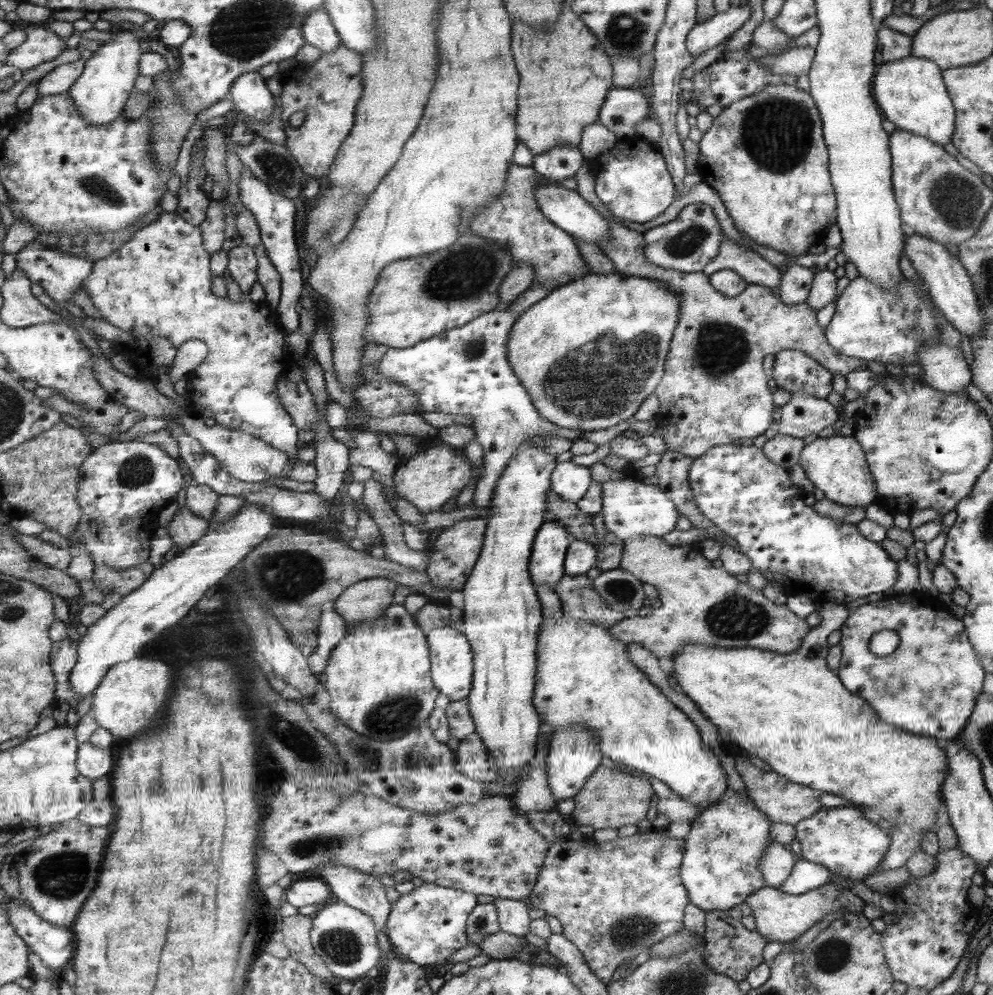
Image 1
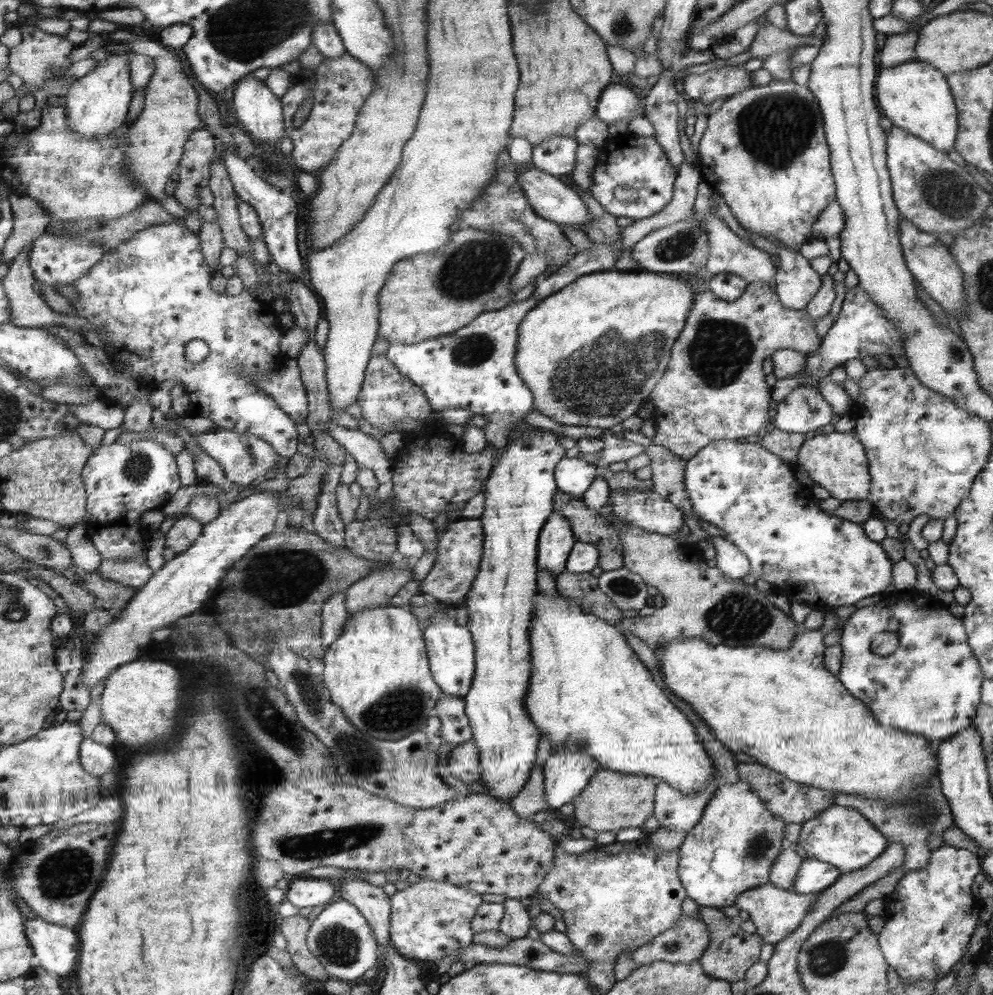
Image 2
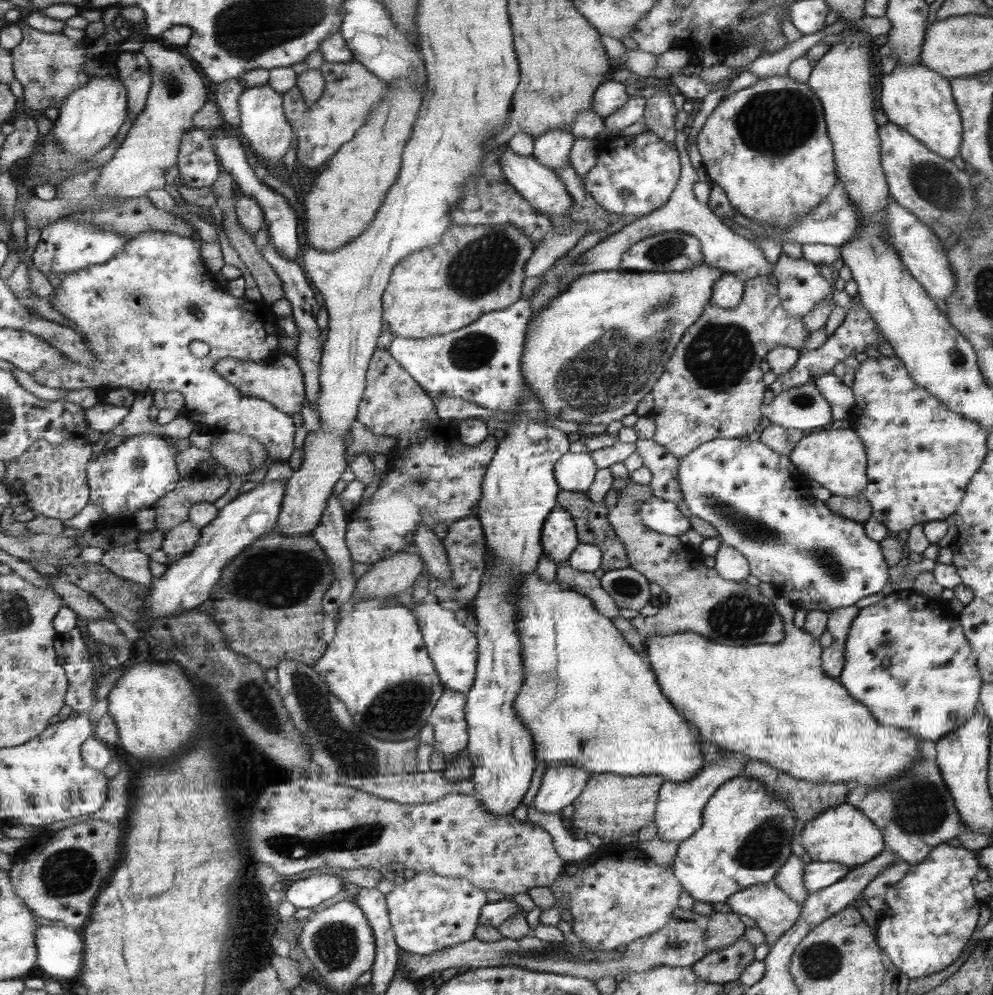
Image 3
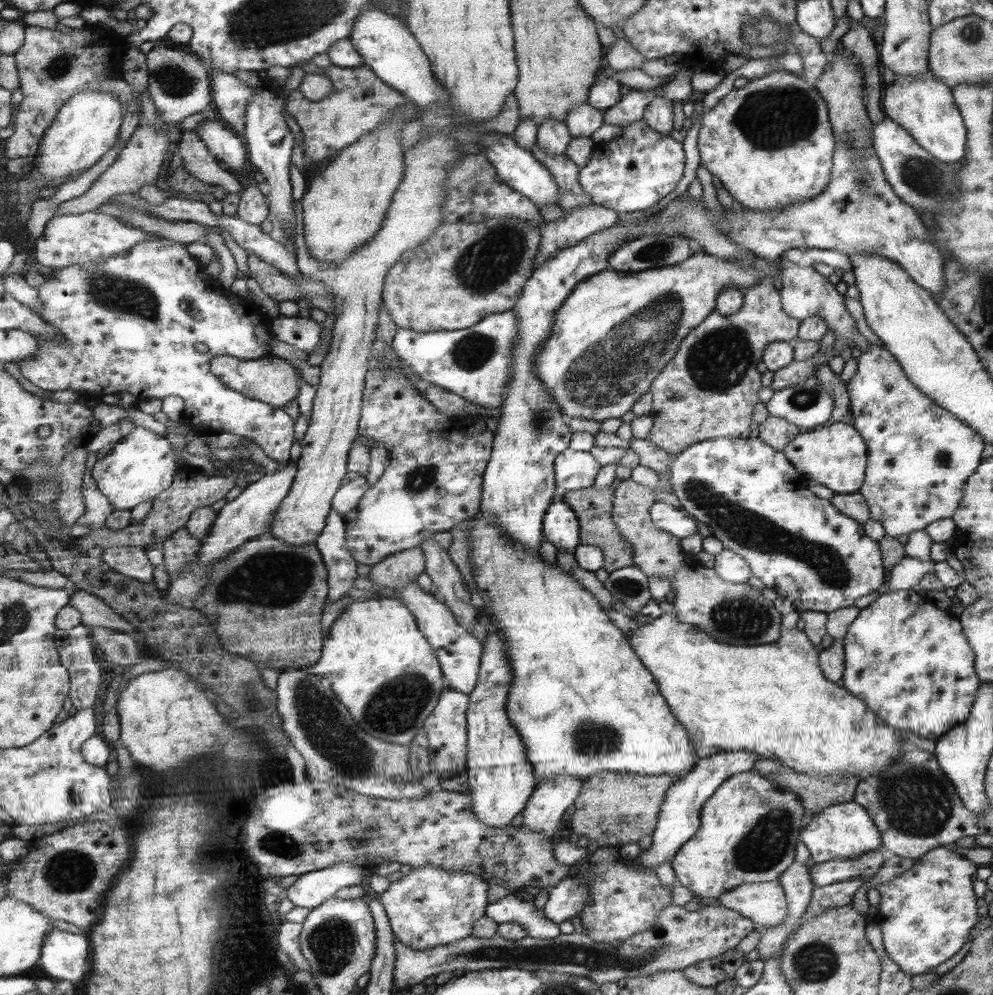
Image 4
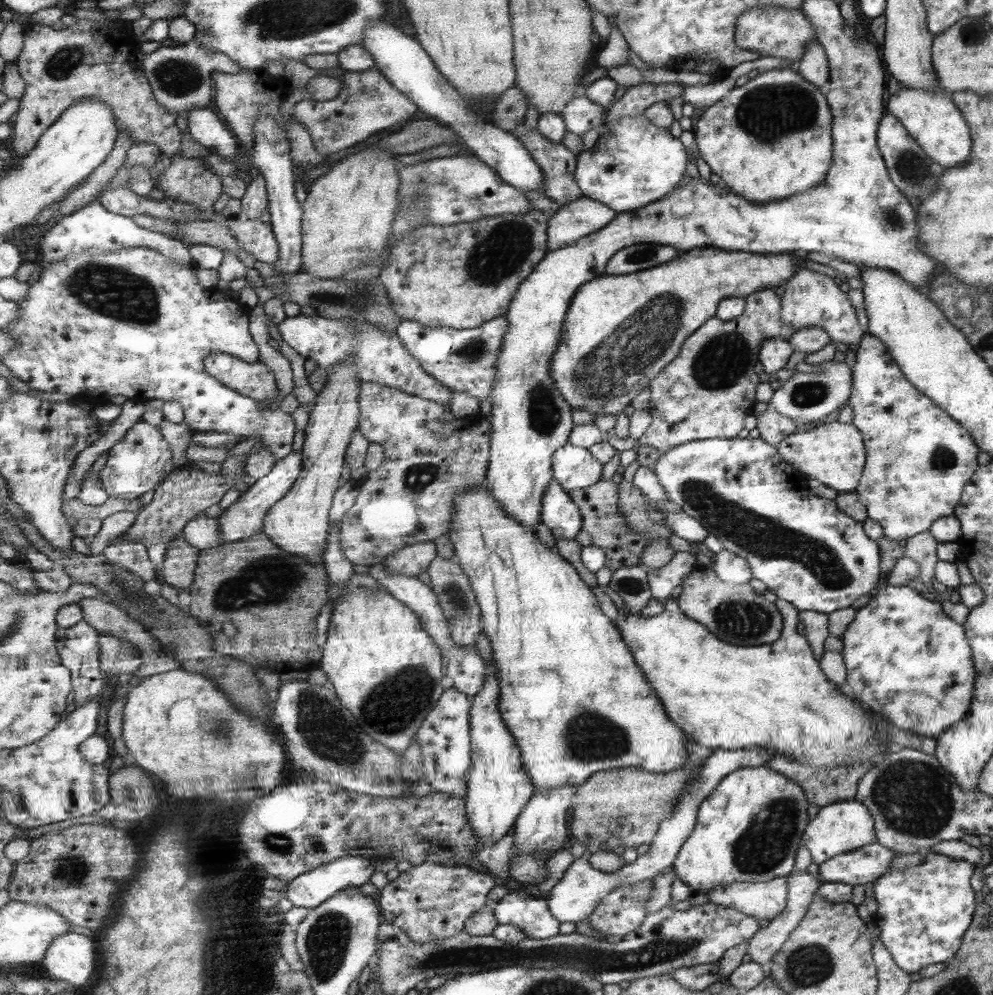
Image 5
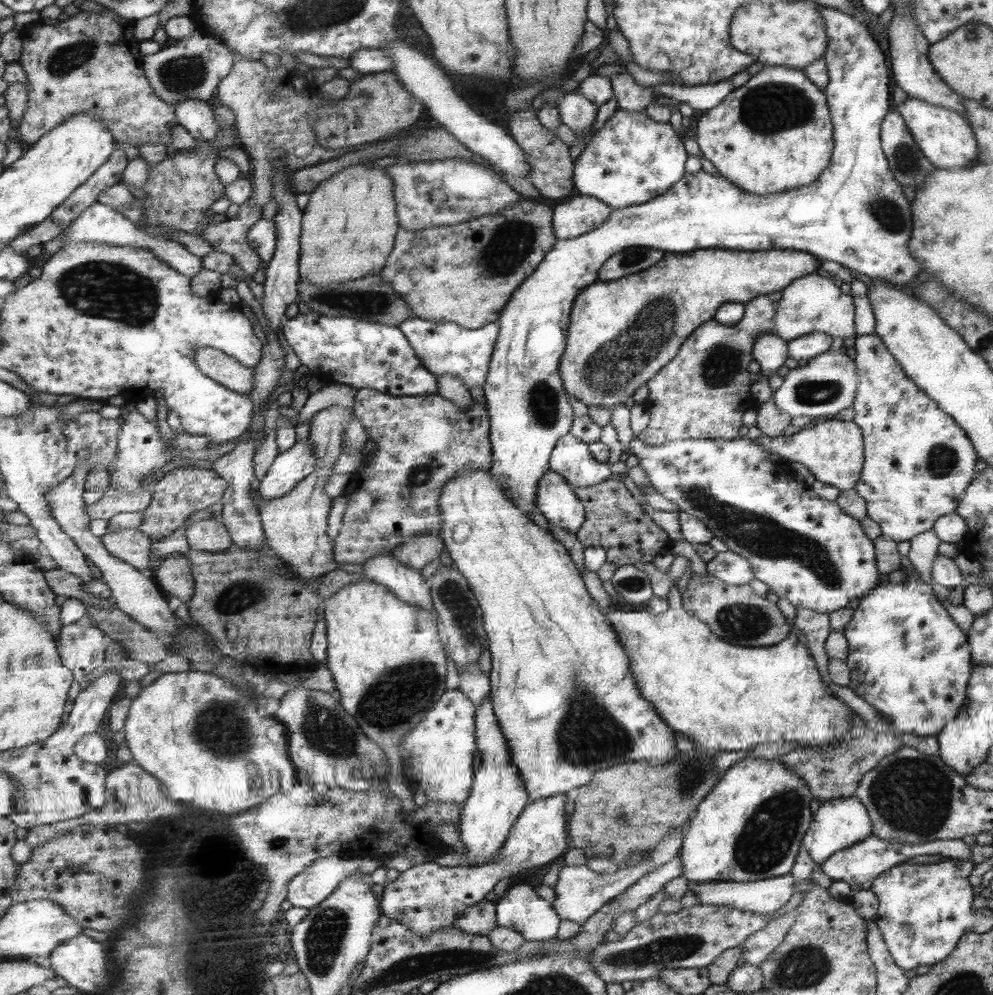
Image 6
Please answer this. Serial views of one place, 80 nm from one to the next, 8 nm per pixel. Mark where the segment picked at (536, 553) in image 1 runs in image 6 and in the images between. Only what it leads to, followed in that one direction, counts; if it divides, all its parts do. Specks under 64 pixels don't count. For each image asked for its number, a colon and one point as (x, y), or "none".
2: (556, 539)
3: (559, 538)
4: (560, 527)
5: (559, 514)
6: (557, 503)

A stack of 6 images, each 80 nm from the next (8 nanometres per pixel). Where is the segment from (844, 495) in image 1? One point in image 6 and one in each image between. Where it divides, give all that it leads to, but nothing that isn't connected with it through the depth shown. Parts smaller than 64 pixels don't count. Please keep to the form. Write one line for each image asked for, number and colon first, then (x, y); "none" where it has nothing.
2: (835, 461)
3: (834, 458)
4: (834, 456)
5: (833, 454)
6: (833, 451)

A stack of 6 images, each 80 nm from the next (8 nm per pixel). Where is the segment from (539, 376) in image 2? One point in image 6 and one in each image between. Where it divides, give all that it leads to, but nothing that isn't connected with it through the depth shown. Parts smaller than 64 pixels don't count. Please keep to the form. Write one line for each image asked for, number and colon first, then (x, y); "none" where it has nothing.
3: (590, 355)
4: (614, 333)
5: (621, 330)
6: (621, 332)

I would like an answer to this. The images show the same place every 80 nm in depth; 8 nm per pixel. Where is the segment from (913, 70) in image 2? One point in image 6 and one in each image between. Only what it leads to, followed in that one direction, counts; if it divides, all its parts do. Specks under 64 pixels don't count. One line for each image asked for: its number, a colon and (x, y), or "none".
3: (918, 100)
4: (923, 106)
5: (931, 119)
6: (945, 137)

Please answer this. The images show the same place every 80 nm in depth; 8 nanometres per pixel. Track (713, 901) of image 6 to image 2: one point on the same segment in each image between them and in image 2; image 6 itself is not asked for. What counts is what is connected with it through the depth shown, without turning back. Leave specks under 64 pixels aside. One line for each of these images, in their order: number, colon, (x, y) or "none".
2: (776, 913)
3: (763, 905)
4: (763, 904)
5: (764, 900)

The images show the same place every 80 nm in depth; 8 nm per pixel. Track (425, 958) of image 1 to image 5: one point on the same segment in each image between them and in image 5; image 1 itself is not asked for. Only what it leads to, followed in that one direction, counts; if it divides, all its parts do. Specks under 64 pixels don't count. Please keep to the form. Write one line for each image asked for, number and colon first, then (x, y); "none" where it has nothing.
2: (430, 920)
3: (428, 912)
4: (428, 907)
5: (429, 902)

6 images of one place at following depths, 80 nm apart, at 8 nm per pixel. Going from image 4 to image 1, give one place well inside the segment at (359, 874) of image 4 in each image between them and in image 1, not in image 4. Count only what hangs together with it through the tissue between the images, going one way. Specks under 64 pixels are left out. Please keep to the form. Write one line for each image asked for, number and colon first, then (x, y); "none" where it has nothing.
1: (299, 893)
2: (302, 893)
3: (305, 893)

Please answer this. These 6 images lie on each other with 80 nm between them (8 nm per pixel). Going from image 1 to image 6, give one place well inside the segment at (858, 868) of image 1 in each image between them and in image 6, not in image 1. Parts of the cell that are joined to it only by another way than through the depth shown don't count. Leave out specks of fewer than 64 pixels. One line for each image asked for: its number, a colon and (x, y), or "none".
2: (839, 836)
3: (843, 834)
4: (845, 830)
5: (841, 827)
6: (837, 824)

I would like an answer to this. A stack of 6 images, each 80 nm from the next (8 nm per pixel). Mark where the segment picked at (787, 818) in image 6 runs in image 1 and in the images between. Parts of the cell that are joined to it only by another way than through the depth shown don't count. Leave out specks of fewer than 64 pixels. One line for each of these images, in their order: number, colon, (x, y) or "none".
1: (720, 869)
2: (729, 851)
3: (743, 839)
4: (748, 830)
5: (747, 830)

